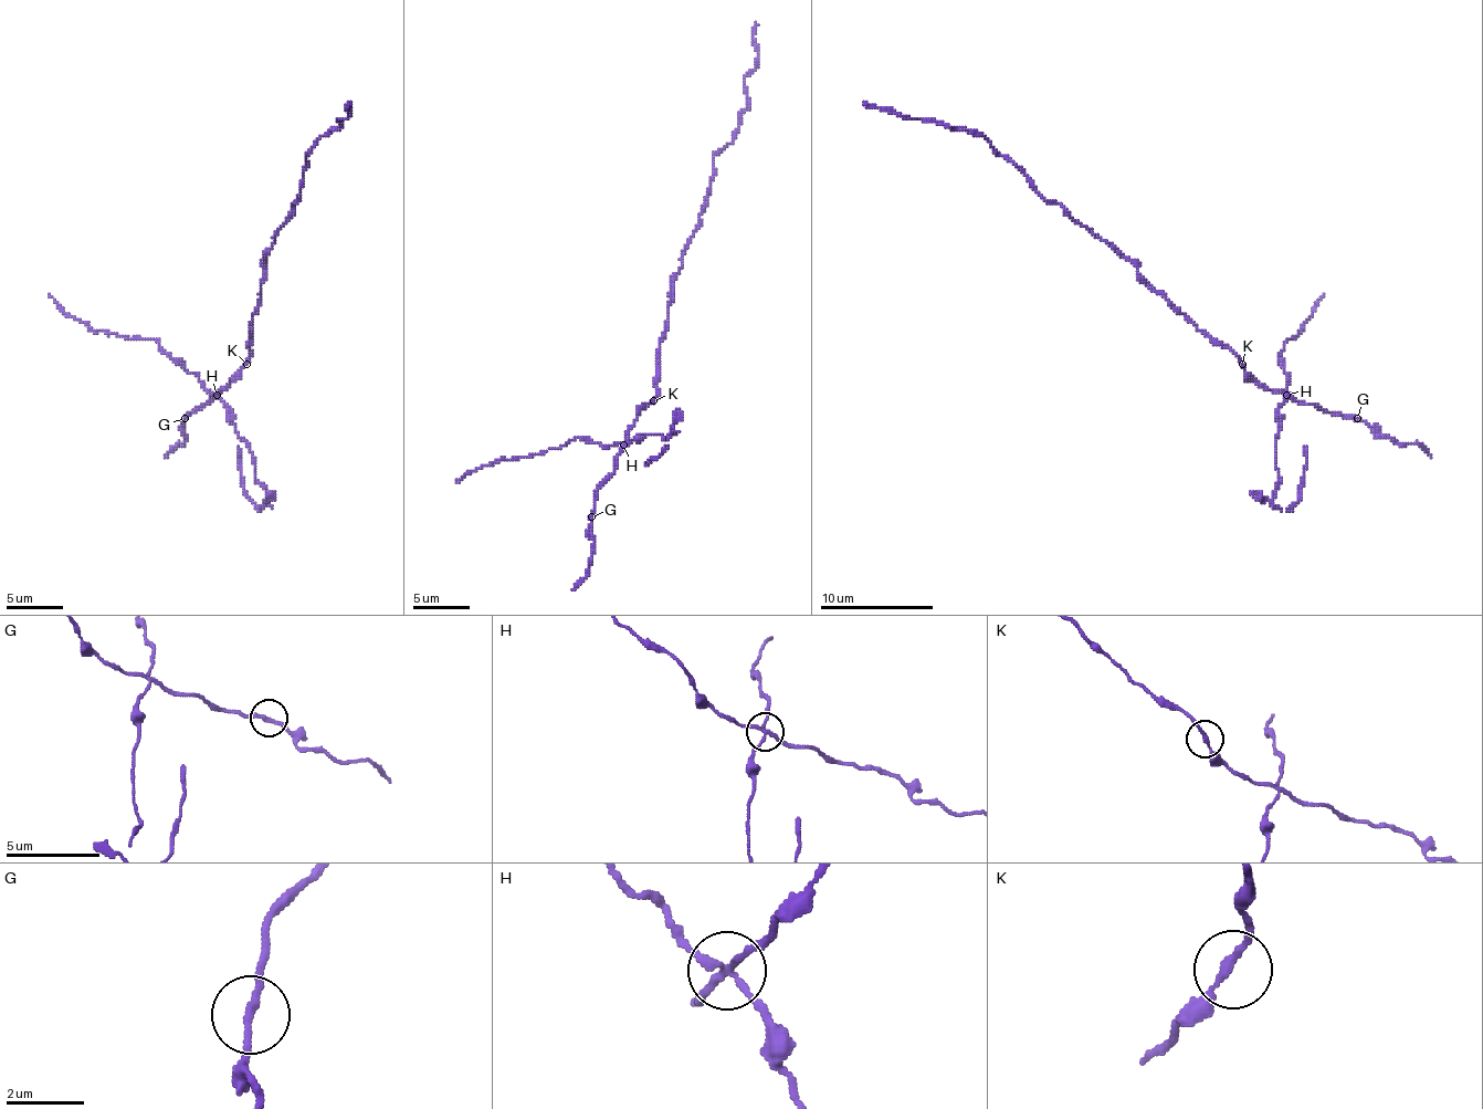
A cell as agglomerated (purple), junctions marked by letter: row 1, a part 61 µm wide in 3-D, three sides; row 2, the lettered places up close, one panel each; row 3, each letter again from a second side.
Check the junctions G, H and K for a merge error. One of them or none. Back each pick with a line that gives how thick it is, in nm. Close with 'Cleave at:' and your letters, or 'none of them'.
H: calibre 180 nm
Cleave at: H

